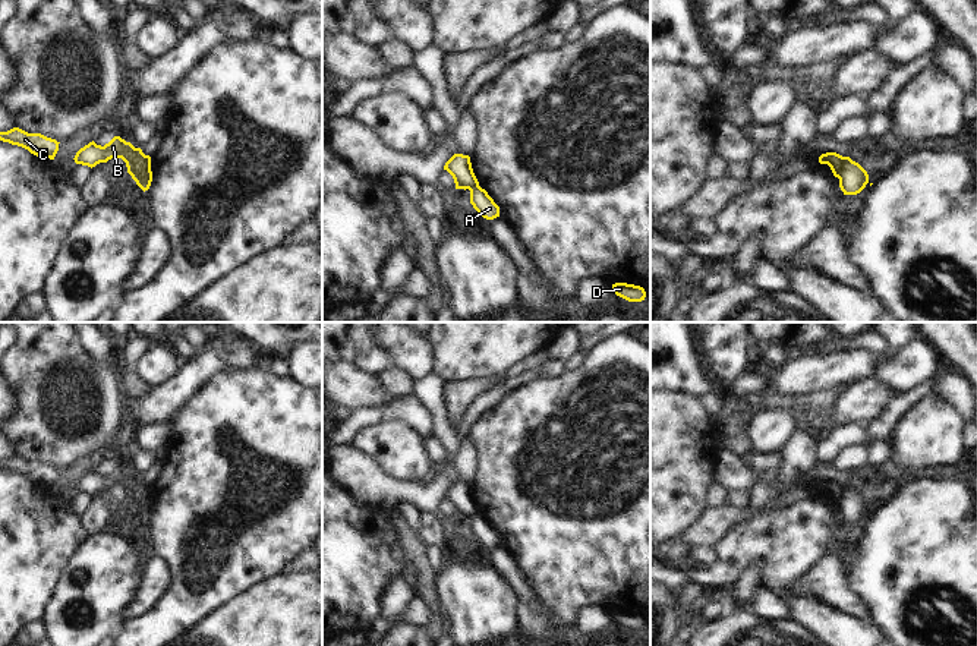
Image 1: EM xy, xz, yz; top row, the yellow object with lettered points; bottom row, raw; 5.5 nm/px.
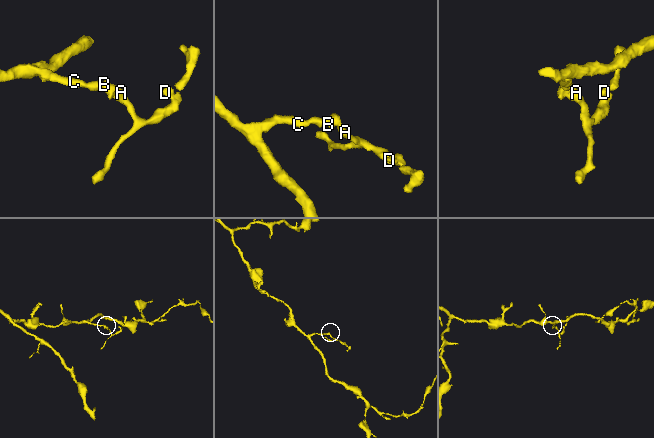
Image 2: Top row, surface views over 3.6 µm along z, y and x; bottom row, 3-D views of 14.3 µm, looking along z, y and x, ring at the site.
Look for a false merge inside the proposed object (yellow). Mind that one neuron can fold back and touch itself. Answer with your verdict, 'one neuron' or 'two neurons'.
two neurons

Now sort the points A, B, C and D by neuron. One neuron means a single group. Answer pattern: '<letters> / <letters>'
A D / B C

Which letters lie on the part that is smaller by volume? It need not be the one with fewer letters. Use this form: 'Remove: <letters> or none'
Remove: A, D

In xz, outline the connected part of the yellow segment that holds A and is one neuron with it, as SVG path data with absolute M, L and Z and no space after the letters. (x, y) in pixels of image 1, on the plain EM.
M475 513L469 519L470 532L478 539L479 545L486 548L499 545L499 535L494 530L485 517L482 517L479 513Z

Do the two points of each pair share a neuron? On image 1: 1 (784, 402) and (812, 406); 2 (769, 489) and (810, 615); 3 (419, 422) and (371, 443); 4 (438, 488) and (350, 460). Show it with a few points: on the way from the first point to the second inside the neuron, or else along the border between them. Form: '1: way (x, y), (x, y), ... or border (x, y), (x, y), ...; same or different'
1: way (791, 403), (804, 406); same
2: way (766, 522), (766, 532), (779, 545), (779, 586); same
3: border (375, 422), (402, 421), (424, 438); different
4: way (416, 491), (383, 491), (372, 482); same

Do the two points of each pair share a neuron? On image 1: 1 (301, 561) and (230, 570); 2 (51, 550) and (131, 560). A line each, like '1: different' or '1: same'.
1: different
2: different

